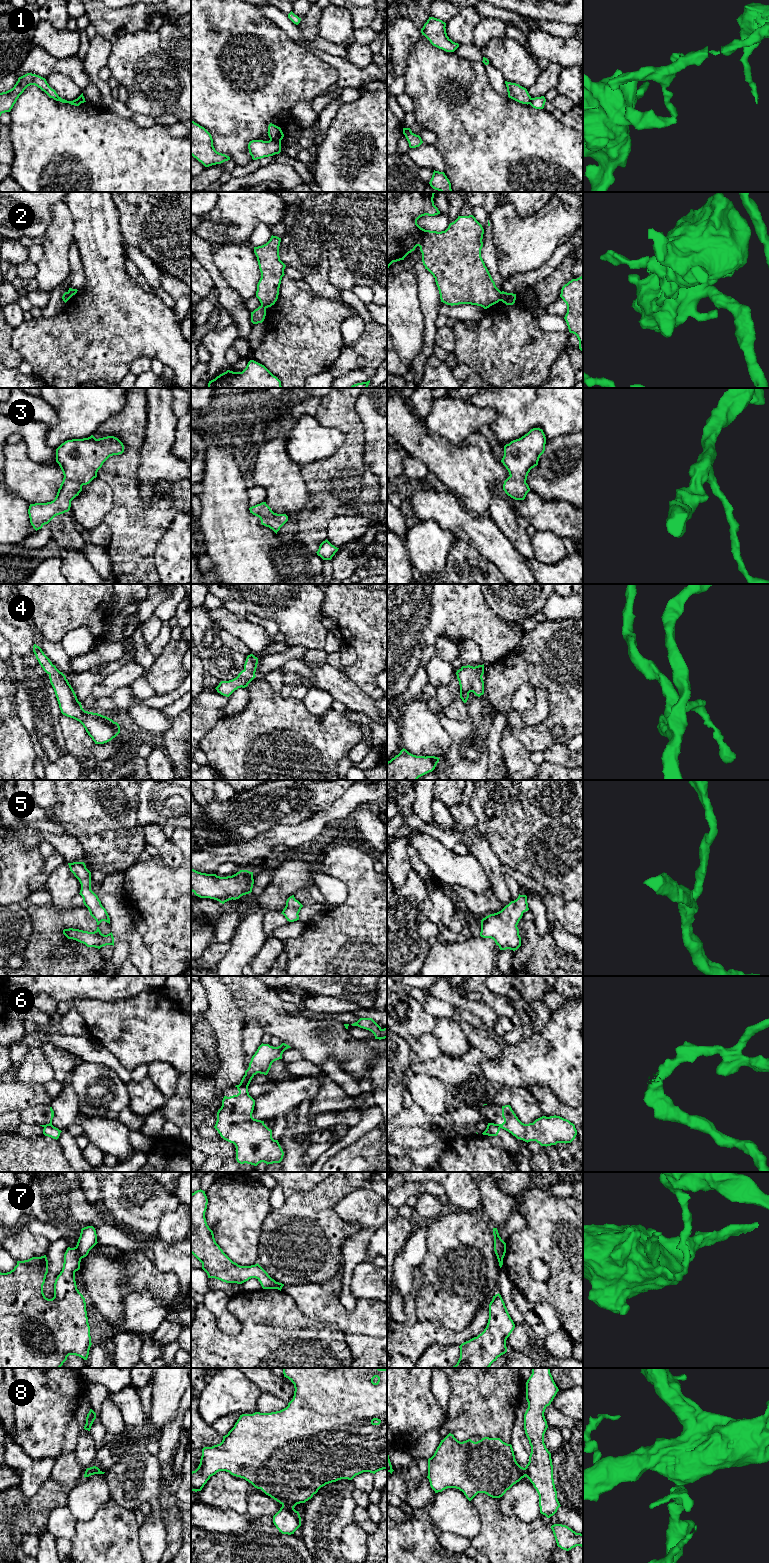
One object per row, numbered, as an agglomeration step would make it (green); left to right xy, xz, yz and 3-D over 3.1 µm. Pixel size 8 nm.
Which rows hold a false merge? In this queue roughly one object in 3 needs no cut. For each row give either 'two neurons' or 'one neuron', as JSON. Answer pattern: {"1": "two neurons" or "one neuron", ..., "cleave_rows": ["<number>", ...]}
{"1": "two neurons", "2": "two neurons", "3": "one neuron", "4": "one neuron", "5": "one neuron", "6": "two neurons", "7": "two neurons", "8": "two neurons", "cleave_rows": ["1", "2", "6", "7", "8"]}

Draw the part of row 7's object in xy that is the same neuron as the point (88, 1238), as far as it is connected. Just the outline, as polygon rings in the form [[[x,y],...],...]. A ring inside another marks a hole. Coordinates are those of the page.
[[[87,1226],[81,1229],[76,1248],[81,1258],[88,1255],[89,1251],[97,1244],[97,1234],[93,1226]]]

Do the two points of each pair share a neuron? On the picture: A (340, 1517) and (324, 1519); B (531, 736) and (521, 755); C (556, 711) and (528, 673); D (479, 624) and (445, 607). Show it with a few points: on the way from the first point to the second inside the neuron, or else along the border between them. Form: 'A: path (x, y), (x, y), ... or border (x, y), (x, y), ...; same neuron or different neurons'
A: path (336, 1517), (328, 1517); same neuron
B: border (510, 728), (513, 734), (531, 752); different neurons
C: path (556, 700), (556, 694), (539, 677); same neuron
D: path (471, 617), (453, 607); same neuron

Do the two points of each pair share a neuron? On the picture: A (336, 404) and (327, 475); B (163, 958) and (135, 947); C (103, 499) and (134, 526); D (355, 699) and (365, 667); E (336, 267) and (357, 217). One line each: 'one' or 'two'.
A: one
B: two
C: two
D: two
E: one

